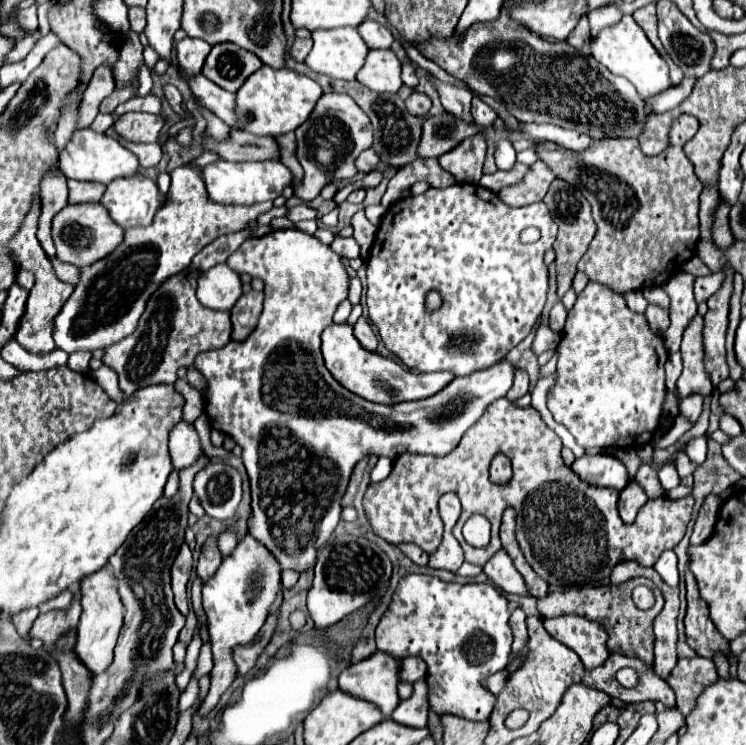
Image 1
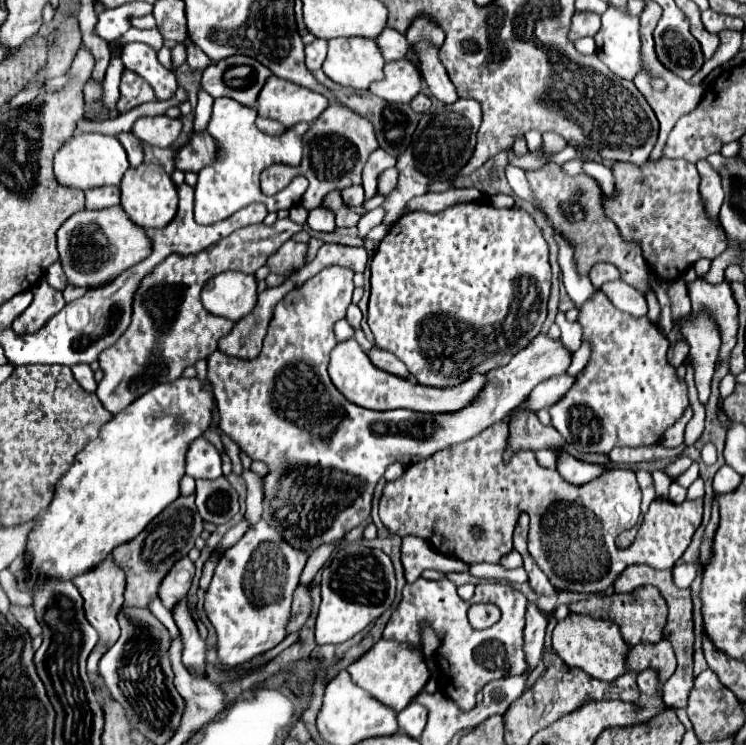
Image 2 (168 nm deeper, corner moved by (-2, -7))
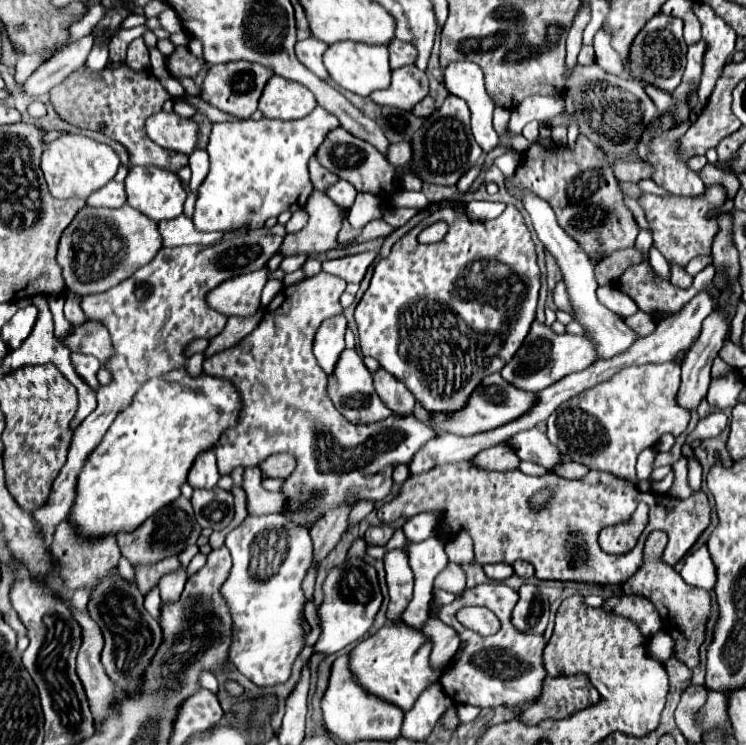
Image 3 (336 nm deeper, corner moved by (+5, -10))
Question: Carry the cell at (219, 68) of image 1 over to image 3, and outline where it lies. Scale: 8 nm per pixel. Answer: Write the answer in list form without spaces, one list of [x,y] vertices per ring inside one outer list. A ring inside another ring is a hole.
[[[224,62],[210,66],[204,82],[202,82],[202,100],[212,104],[214,108],[238,116],[238,118],[250,118],[256,112],[258,98],[266,86],[266,82],[274,76],[272,68],[266,68],[262,64],[252,62]]]

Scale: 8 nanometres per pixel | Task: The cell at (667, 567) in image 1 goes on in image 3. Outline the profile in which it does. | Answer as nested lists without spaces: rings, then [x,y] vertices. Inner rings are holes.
[[[706,546],[690,550],[690,554],[684,558],[684,568],[682,568],[680,576],[690,586],[704,588],[704,590],[712,590],[714,588],[716,570],[714,570],[714,564],[710,560],[710,554],[708,554]]]

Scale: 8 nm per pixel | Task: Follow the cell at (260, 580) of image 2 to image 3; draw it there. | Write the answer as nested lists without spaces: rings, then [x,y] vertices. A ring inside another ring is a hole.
[[[280,514],[248,516],[238,528],[234,528],[228,534],[226,546],[234,562],[232,574],[222,586],[222,594],[232,610],[232,620],[234,620],[230,662],[256,686],[274,686],[286,682],[290,678],[294,660],[300,656],[300,652],[306,646],[306,630],[304,630],[306,596],[302,590],[302,580],[310,570],[314,558],[310,528],[300,526]]]

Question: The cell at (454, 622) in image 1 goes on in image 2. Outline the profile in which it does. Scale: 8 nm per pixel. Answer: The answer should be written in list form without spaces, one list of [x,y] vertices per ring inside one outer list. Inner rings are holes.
[[[419,577],[415,583],[405,585],[403,599],[399,607],[393,611],[385,631],[383,639],[399,641],[399,643],[411,643],[411,647],[423,647],[421,631],[423,625],[429,623],[429,627],[439,637],[439,647],[435,651],[437,663],[441,669],[441,689],[443,693],[453,699],[463,711],[471,711],[475,707],[475,693],[485,687],[485,683],[493,679],[501,679],[507,675],[519,675],[525,671],[525,659],[523,659],[523,623],[525,623],[525,607],[527,599],[521,591],[513,589],[509,583],[497,583],[487,581],[475,587],[475,595],[471,601],[463,601],[457,595],[457,587],[449,579],[441,581],[427,581]],[[473,603],[493,603],[501,611],[499,623],[487,627],[487,629],[473,629],[467,619],[467,609]]]

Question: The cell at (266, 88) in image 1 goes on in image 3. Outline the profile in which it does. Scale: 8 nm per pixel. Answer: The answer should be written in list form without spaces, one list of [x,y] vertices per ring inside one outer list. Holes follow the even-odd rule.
[[[272,76],[272,80],[268,80],[258,104],[258,110],[272,120],[300,120],[314,108],[314,94],[306,86],[282,76]]]

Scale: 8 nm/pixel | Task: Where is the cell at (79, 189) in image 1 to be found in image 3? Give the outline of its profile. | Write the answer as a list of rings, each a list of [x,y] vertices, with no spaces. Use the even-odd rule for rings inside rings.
[[[108,182],[108,186],[96,190],[96,194],[90,194],[88,206],[104,206],[104,208],[118,208],[126,204],[126,190],[120,182]]]

